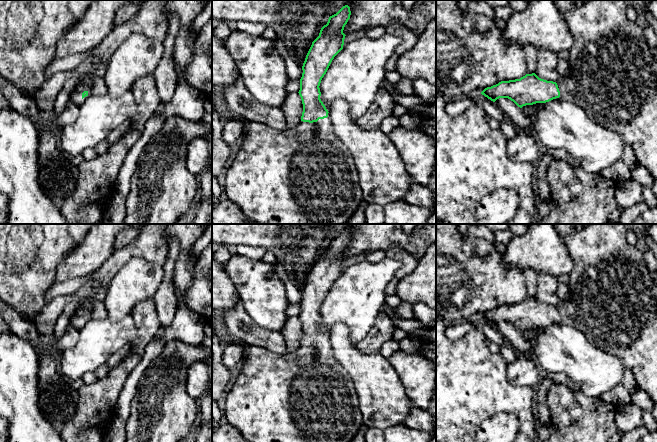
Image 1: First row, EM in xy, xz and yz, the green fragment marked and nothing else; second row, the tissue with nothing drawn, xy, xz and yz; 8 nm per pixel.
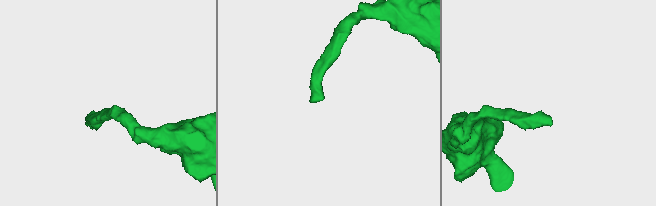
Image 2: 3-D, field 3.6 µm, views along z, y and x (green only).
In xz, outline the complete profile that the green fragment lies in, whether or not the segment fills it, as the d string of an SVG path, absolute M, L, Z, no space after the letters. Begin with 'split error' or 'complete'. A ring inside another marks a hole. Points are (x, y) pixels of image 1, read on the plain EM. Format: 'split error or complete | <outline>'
split error | M348 229L343 230L336 238L329 241L328 246L324 249L319 257L319 260L312 266L312 269L306 279L305 285L302 290L302 301L300 303L299 319L303 328L303 336L301 346L294 352L287 354L276 354L260 346L247 345L241 341L235 341L244 347L244 355L242 358L243 365L239 377L233 382L233 387L227 392L225 398L225 407L223 415L226 423L238 429L243 437L248 442L351 442L354 436L363 426L363 417L359 409L359 400L355 391L355 386L348 374L348 372L335 360L332 348L328 342L328 334L320 323L320 307L326 298L334 281L343 273L345 258L343 257L344 251L350 243L351 235Z

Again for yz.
split error | M574 224L553 226L573 261L568 281L570 296L560 300L557 306L541 303L535 297L526 298L520 303L501 305L487 311L481 318L493 326L499 322L508 322L520 332L556 322L572 326L580 330L592 344L618 357L633 372L638 386L657 405L657 284L646 265L644 253L627 241L624 224L586 224L579 230Z

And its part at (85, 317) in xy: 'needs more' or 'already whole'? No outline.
needs more

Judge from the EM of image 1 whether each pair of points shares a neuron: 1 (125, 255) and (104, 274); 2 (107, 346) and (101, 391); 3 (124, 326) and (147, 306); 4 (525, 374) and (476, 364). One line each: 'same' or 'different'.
1: same
2: different
3: different
4: different

